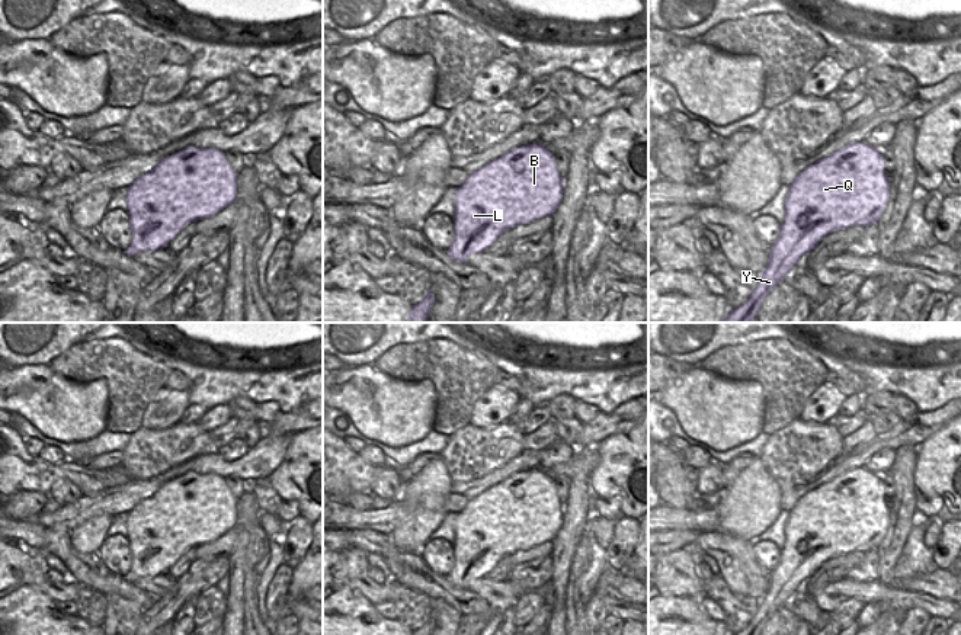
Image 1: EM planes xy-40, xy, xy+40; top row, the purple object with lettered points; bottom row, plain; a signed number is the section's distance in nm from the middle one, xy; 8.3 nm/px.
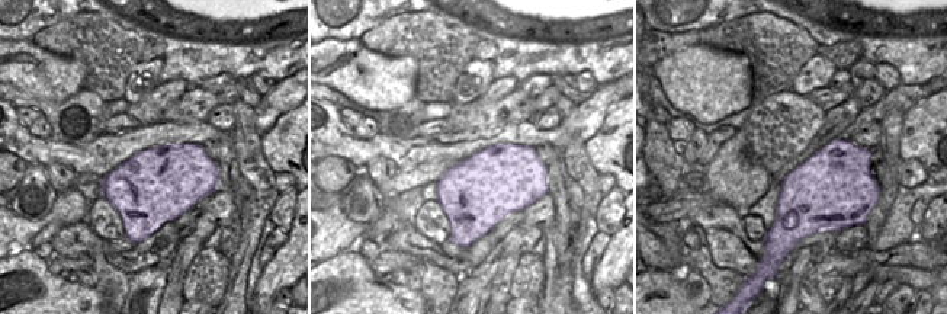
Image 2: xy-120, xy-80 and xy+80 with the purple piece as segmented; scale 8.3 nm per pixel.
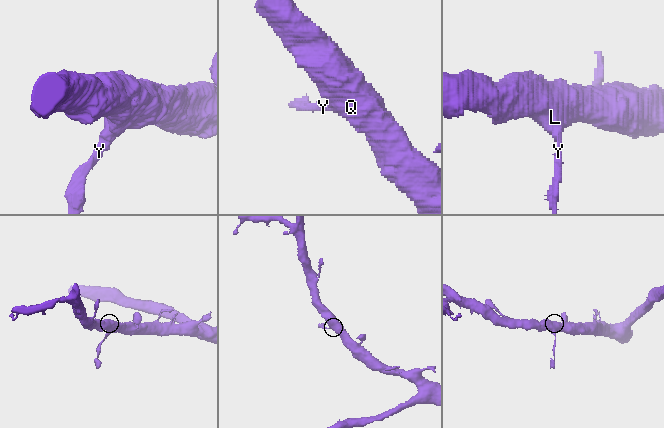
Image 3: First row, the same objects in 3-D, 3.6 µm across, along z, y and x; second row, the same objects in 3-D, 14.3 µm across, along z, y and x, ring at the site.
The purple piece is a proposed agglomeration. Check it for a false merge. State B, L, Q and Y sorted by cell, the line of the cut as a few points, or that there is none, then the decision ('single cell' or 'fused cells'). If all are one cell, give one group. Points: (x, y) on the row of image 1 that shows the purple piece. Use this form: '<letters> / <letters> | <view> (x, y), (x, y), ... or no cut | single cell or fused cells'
B L Q / Y | xy (454, 217), (463, 221), (465, 260) | fused cells

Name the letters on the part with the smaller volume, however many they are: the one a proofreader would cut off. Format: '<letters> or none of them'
Y

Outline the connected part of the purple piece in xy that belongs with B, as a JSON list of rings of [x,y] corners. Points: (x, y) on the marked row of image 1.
[[[539,142],[515,147],[475,170],[455,195],[455,217],[464,221],[464,257],[483,253],[506,231],[552,217],[564,190],[552,153]]]

